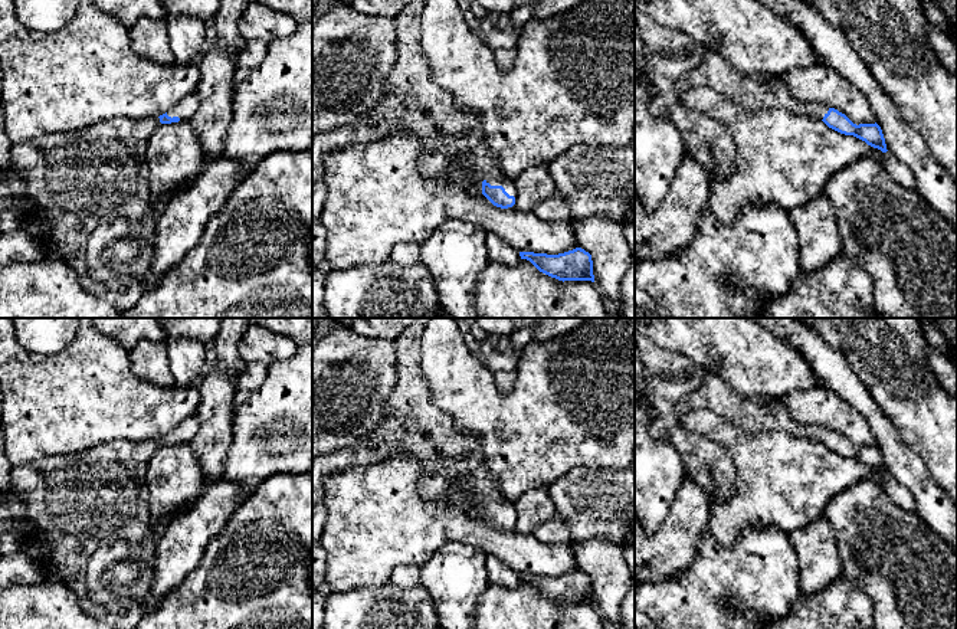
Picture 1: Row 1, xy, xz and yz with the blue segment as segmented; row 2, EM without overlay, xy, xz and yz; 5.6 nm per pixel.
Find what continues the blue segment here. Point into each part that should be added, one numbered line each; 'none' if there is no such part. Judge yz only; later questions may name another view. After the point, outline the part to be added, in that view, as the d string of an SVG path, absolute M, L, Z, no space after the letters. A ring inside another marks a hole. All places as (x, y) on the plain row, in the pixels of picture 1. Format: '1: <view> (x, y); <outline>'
1: yz (751, 413); M707 373L704 381L675 406L679 417L689 410L711 410L745 433L784 432L797 438L823 442L829 429L796 423L780 400L744 396L733 390L720 376Z

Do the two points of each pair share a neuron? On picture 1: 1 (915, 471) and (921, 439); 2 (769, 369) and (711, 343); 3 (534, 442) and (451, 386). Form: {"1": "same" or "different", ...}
{"1": "different", "2": "same", "3": "same"}

